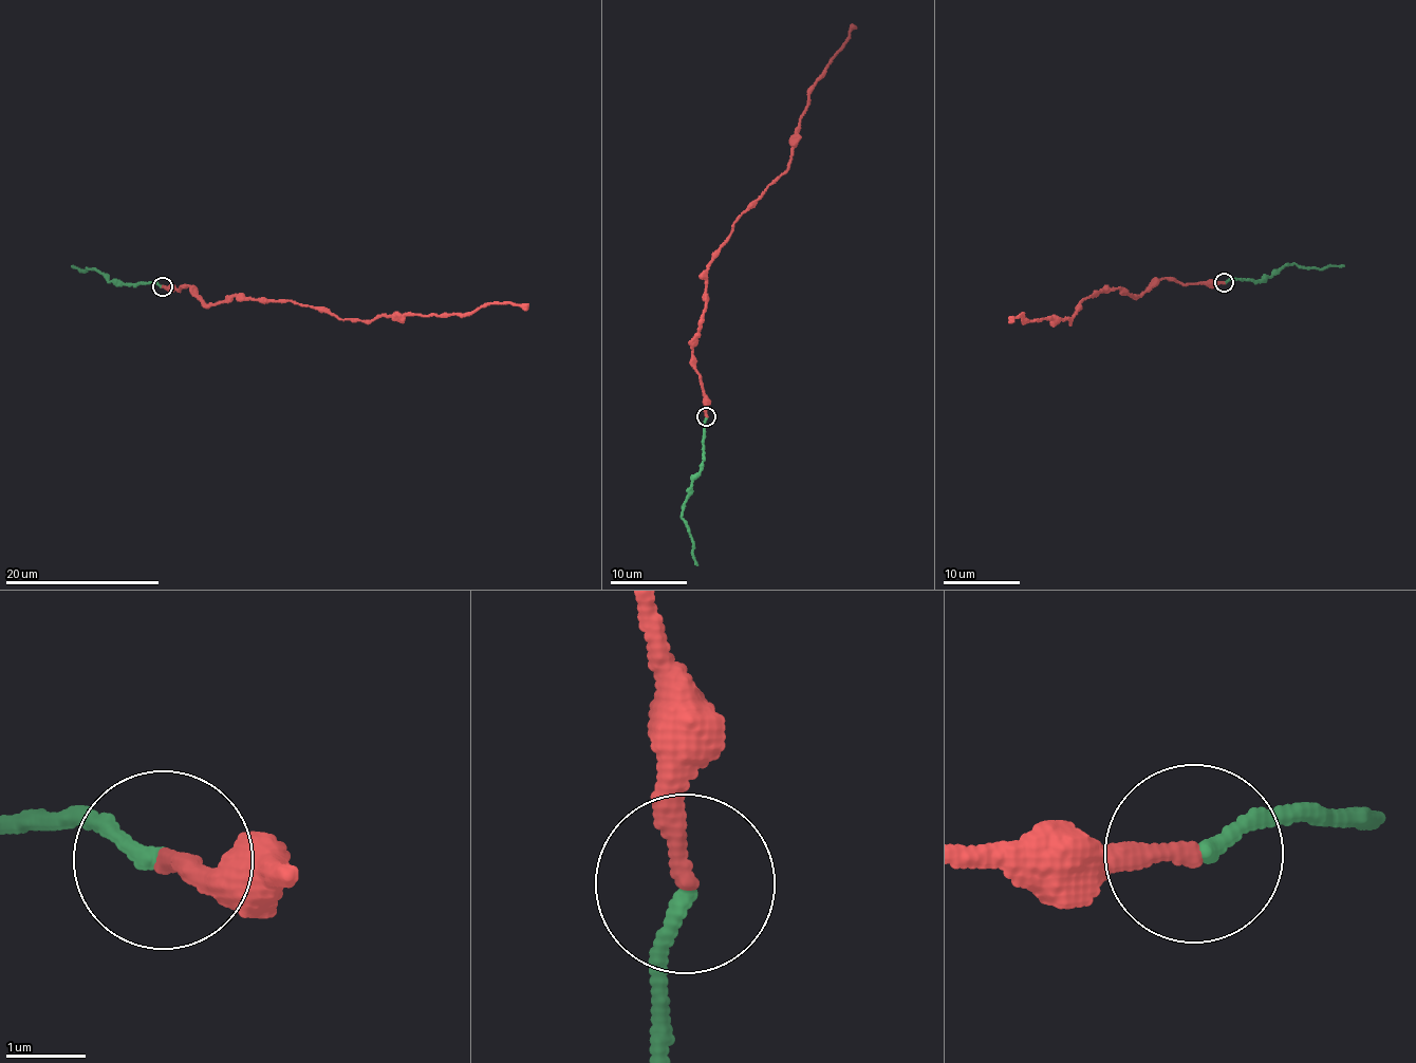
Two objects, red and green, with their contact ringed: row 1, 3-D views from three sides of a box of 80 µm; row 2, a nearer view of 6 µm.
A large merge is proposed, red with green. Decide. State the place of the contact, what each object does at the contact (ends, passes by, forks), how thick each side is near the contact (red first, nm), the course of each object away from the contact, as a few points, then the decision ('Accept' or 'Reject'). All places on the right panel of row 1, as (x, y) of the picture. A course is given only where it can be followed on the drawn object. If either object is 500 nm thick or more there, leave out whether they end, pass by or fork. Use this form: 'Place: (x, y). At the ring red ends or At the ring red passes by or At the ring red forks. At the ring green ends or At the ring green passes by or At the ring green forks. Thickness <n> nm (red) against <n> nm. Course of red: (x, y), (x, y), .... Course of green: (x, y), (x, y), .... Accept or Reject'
Place: (1224, 282). At the ring red ends. At the ring green ends. Thickness 240 nm (red) against 180 nm. Course of red: (1225, 283), (1156, 279), (1133, 296), (1100, 291), (1077, 304), (1069, 323), (1009, 319). Course of green: (1225, 283), (1263, 279), (1289, 263), (1319, 268), (1344, 265). Reject

